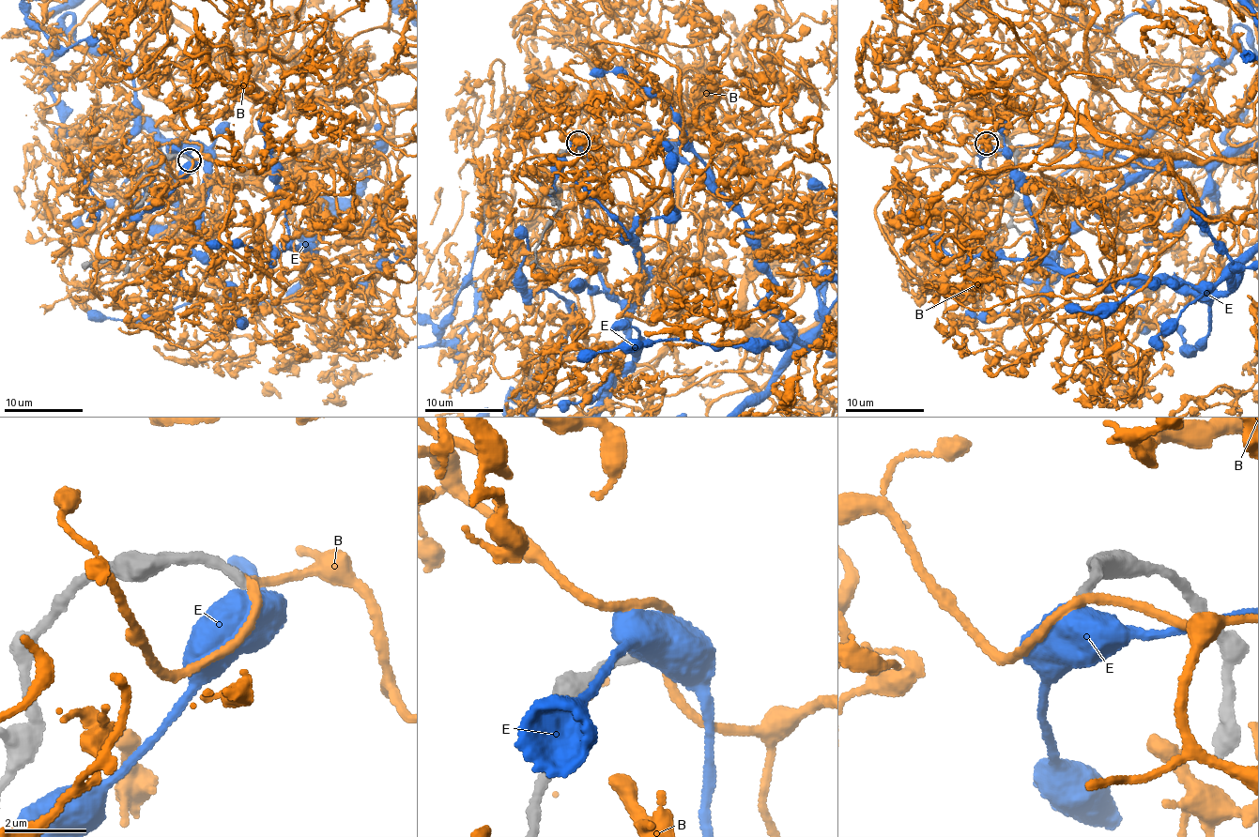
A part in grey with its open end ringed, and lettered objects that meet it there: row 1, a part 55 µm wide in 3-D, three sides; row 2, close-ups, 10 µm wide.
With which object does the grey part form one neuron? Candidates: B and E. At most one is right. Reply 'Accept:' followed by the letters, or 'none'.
Accept: none

